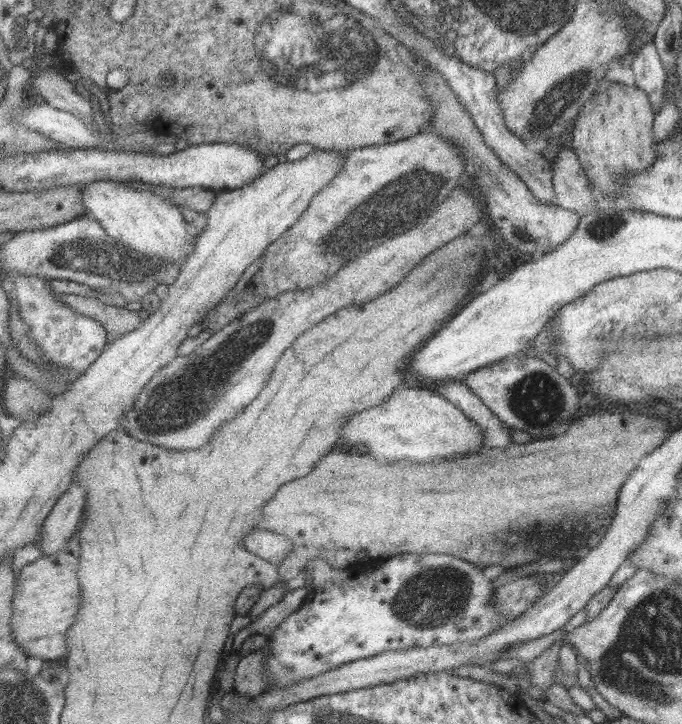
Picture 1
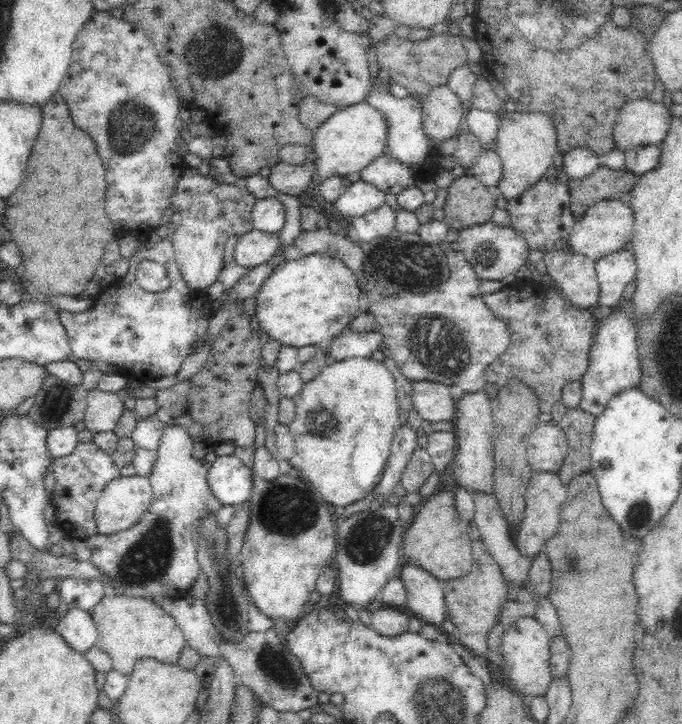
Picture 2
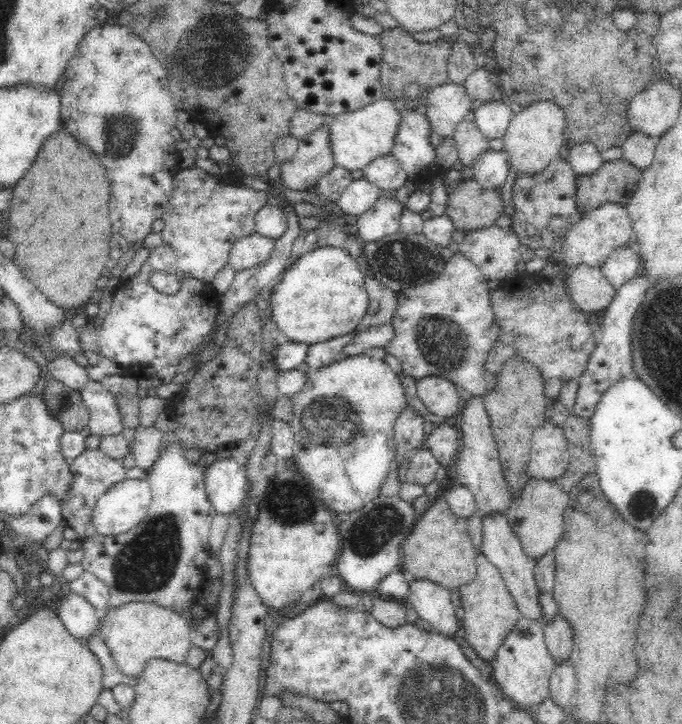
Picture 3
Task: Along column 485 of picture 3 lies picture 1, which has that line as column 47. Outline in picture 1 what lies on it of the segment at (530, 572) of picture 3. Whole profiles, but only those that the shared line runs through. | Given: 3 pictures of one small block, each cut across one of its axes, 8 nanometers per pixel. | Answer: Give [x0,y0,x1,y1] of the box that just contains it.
[34,482,85,557]

